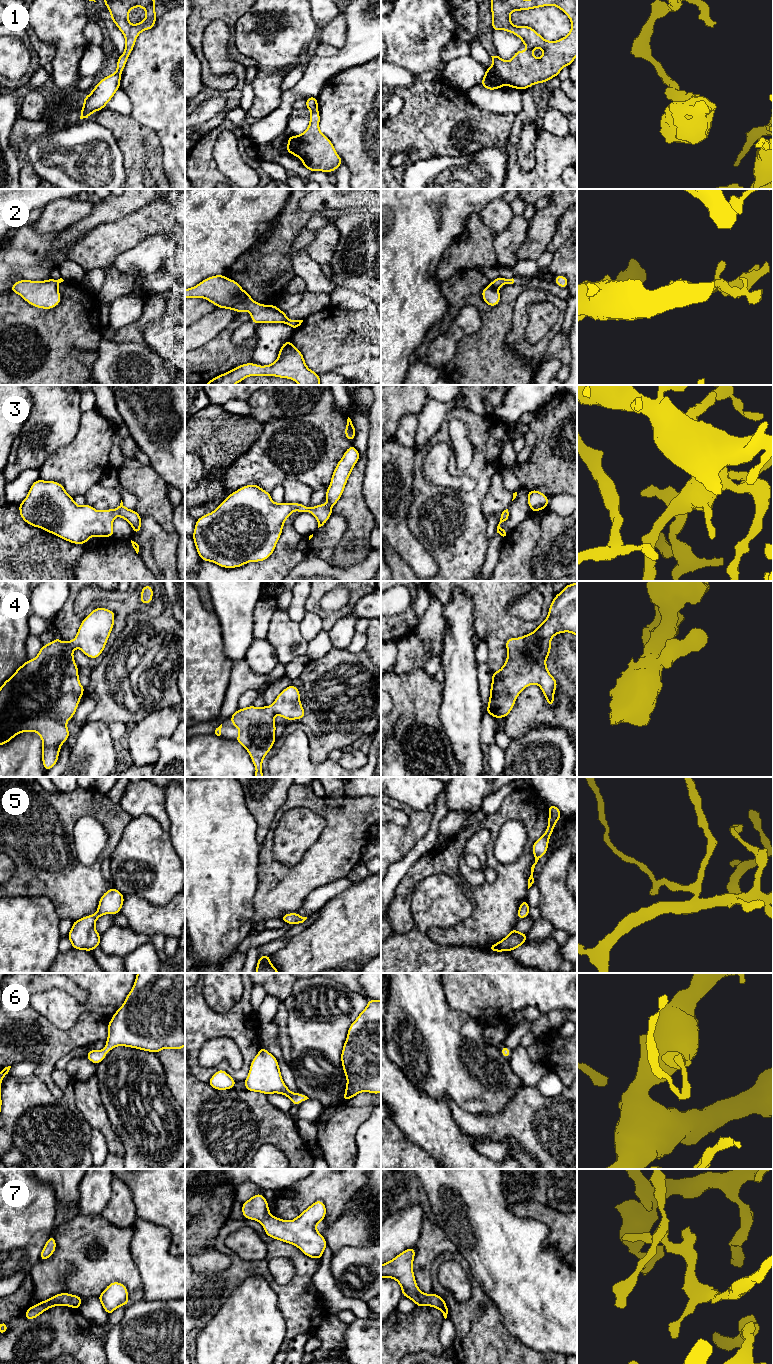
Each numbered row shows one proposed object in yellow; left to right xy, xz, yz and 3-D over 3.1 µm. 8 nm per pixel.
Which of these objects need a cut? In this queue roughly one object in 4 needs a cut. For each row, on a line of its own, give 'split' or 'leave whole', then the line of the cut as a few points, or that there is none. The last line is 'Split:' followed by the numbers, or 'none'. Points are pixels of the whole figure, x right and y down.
1: split | yz (493, 64), (503, 82)
2: leave whole | no cut
3: leave whole | no cut
4: leave whole | no cut
5: leave whole | no cut
6: leave whole | no cut
7: leave whole | no cut
Split: 1

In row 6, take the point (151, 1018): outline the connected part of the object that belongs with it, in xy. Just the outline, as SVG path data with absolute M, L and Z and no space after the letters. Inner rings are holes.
M137 973L134 985L123 1005L108 1022L108 1038L103 1050L89 1050L86 1058L94 1064L101 1063L114 1047L125 1046L158 1053L169 1048L181 1050L185 1046L185 973Z

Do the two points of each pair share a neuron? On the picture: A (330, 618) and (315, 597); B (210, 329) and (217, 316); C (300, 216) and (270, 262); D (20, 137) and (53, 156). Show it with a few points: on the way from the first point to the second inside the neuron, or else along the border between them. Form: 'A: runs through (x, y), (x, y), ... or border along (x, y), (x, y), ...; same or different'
A: runs through (324, 615), (315, 606), (315, 603); same
B: runs through (210, 326), (217, 319); same
C: runs through (288, 225), (275, 237), (274, 244), (270, 250); same
D: border along (49, 130), (35, 137), (26, 147); different

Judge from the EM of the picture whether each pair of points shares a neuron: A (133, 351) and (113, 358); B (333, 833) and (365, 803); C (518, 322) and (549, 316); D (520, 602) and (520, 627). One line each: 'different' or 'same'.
A: same
B: same
C: different
D: different

